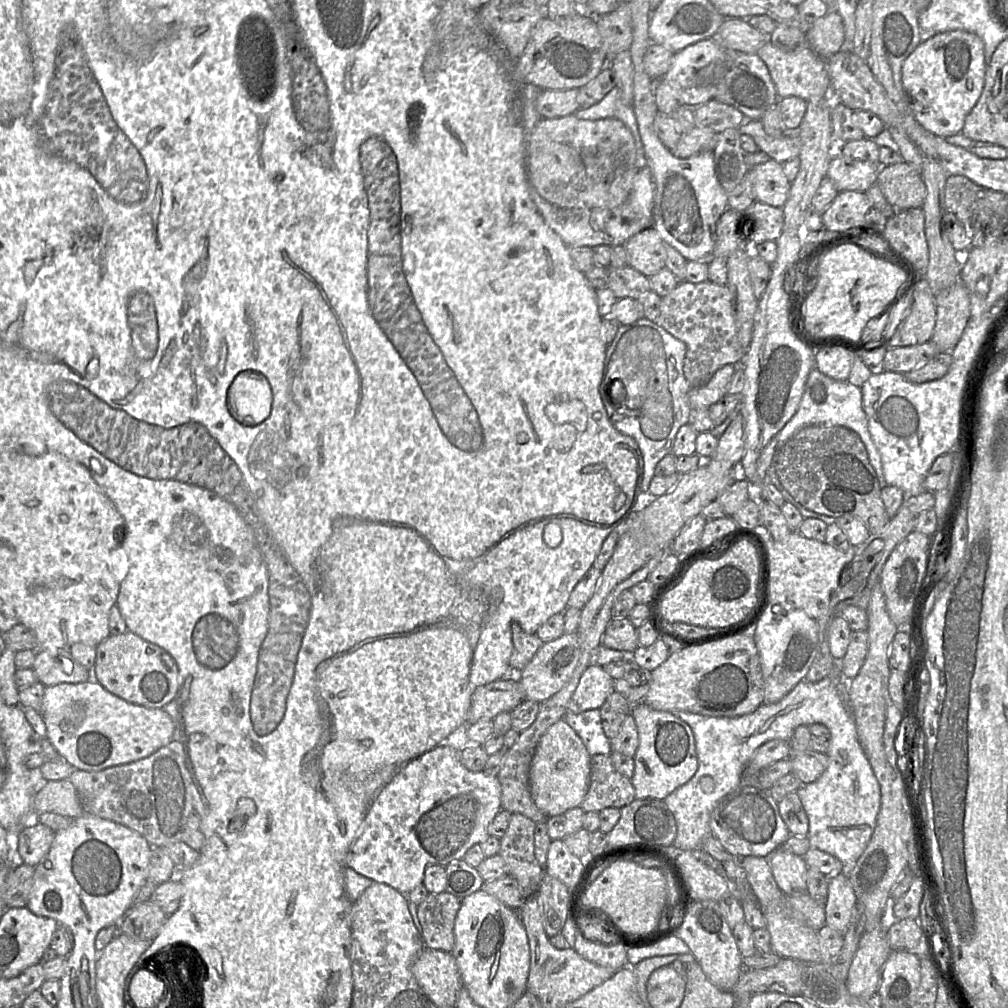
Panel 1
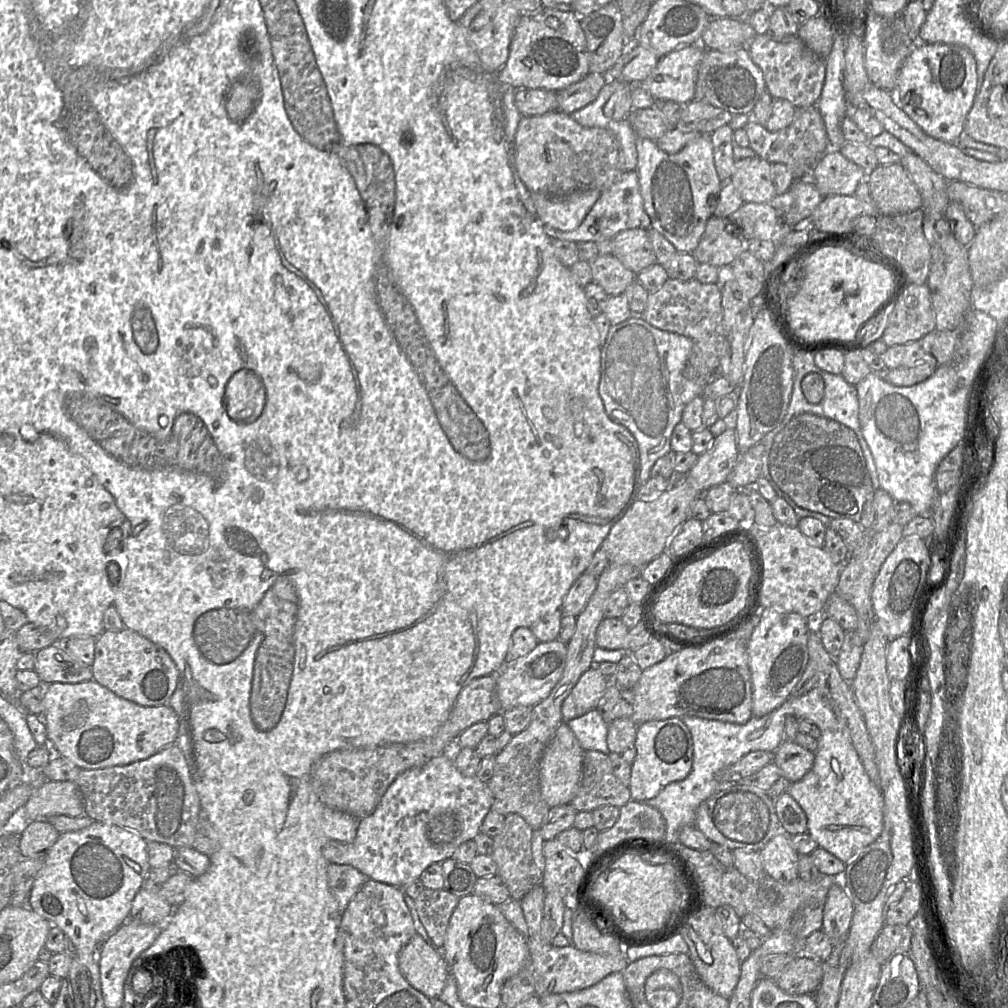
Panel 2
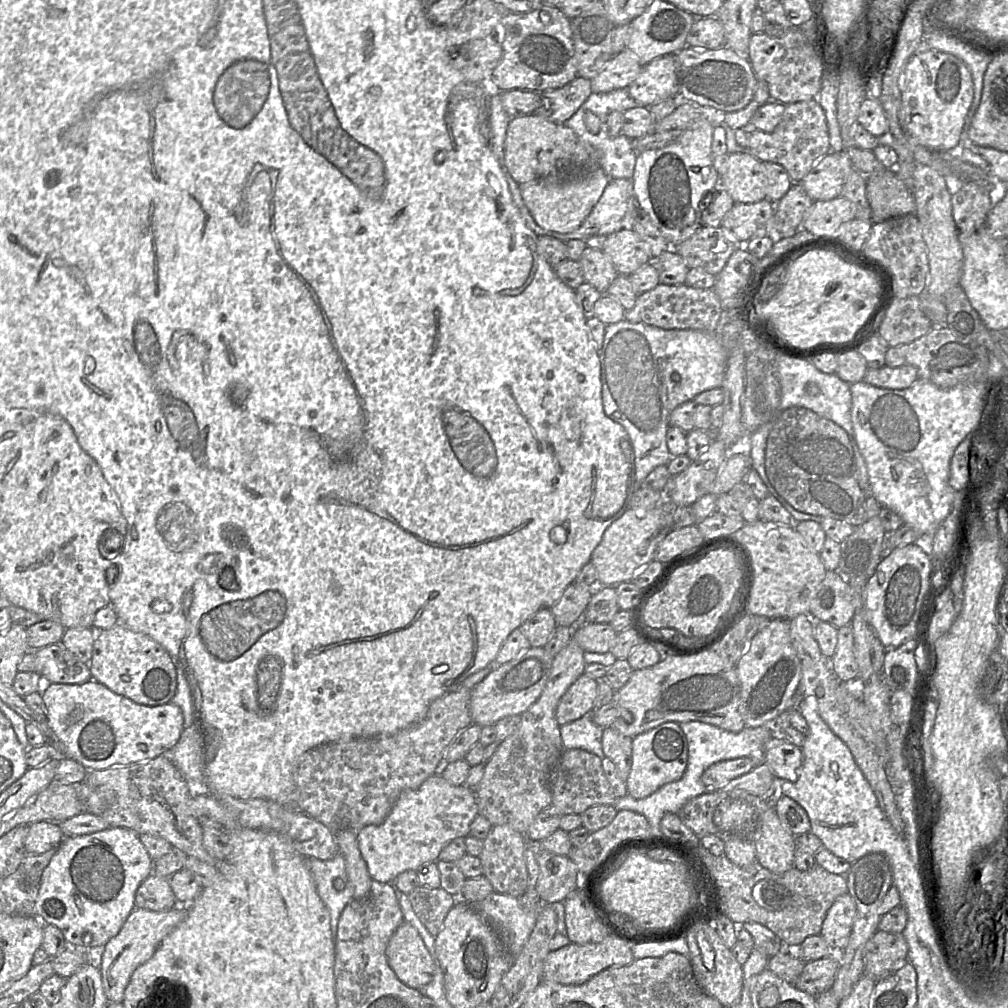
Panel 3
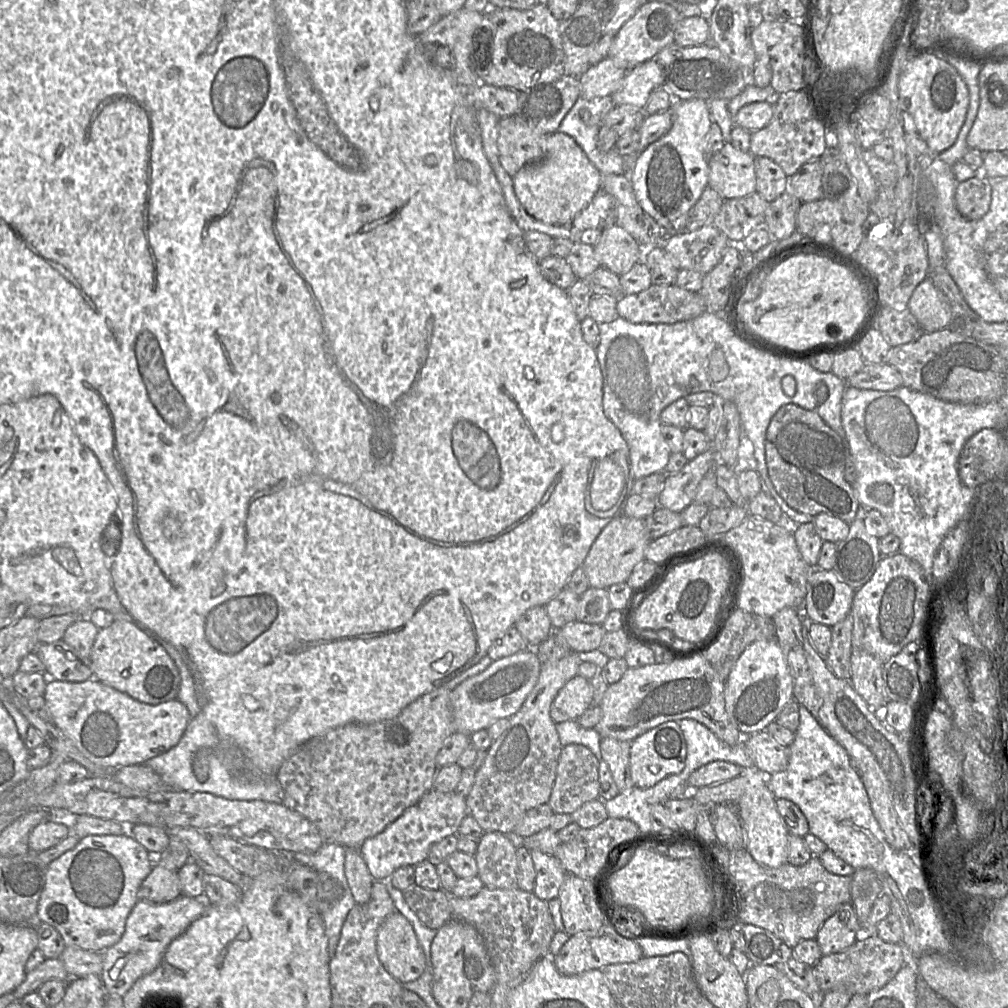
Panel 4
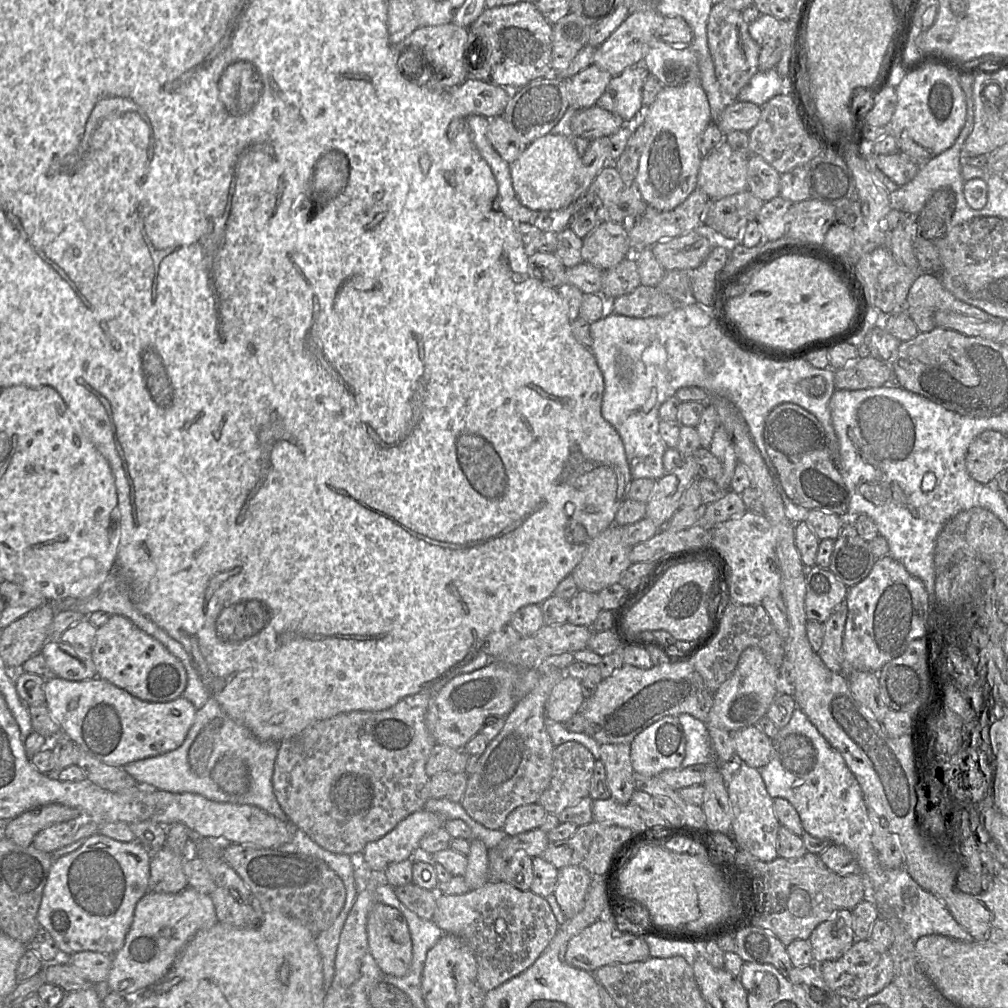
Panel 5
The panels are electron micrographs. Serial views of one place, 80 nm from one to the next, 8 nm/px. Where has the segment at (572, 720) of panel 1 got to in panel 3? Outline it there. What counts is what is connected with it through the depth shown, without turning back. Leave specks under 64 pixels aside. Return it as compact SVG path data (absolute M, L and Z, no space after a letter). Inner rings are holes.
M586 714L560 726L562 745L564 749L582 749L603 759L603 729L592 720L591 714Z

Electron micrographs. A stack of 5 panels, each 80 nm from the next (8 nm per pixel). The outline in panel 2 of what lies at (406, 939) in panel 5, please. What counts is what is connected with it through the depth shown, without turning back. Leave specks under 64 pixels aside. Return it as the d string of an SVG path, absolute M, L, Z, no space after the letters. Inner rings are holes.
M417 933L399 952L398 966L406 981L428 998L438 998L450 978L449 967L441 950L430 946Z

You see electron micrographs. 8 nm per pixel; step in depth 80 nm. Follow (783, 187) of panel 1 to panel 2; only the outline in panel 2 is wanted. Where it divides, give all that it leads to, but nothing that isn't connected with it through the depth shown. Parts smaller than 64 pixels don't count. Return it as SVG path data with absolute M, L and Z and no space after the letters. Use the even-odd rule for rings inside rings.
M759 157L735 161L734 173L729 180L737 189L742 200L753 203L775 203L777 194L771 180L771 164Z

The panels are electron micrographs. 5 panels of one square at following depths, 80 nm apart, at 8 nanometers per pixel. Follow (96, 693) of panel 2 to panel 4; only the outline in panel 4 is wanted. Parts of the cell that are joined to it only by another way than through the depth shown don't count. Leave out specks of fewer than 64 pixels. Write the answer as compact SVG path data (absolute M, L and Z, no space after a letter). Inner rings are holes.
M93 677L84 682L48 679L43 697L51 722L103 770L144 764L168 751L179 742L191 718L176 698L158 705L145 704Z

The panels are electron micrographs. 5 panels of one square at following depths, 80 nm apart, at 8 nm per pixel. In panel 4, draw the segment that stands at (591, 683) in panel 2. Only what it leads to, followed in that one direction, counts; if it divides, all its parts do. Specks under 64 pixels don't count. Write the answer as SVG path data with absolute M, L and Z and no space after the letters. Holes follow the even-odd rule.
M577 674L558 691L550 708L550 716L555 724L576 720L590 707L593 688L589 680Z

